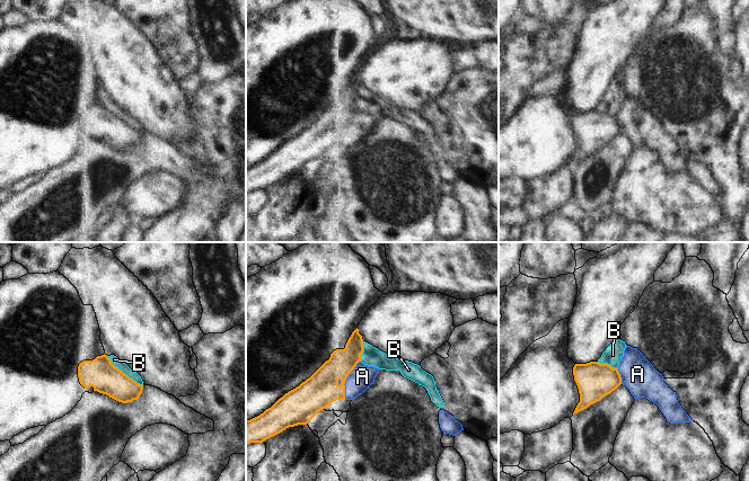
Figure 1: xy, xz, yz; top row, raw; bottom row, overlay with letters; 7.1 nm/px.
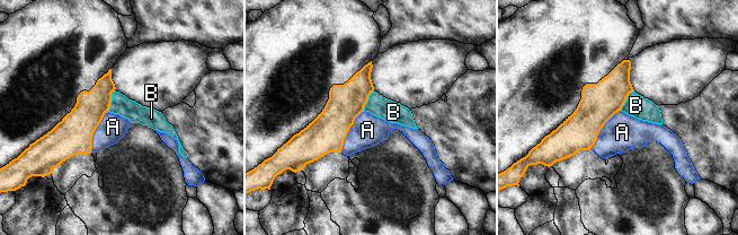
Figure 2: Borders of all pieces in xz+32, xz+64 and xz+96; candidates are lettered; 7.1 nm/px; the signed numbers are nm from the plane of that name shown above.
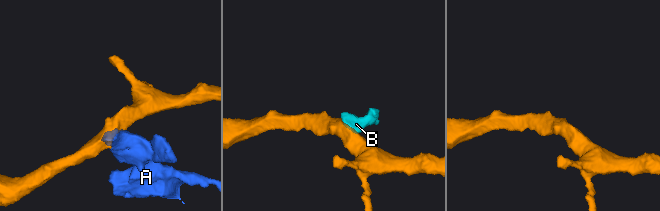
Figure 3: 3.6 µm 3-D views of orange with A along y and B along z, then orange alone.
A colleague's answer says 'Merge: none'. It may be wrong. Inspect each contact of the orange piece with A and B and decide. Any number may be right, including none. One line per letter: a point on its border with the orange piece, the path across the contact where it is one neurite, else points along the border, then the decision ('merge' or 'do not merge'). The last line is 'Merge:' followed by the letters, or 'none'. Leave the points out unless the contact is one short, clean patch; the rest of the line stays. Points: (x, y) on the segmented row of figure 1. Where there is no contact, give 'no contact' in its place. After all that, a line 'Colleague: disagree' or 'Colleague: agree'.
A: contact xz (345, 380); do not merge
B: contact xy (123, 373); border xy (107, 356), (115, 366), (142, 384); do not merge
Merge: none
Colleague: agree

